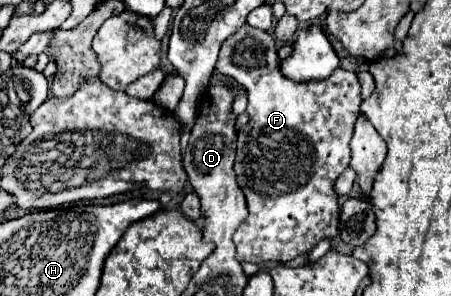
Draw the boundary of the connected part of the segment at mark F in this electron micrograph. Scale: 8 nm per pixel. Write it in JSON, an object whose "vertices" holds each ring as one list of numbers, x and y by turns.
{"vertices":[[244,24,236,34,232,34,232,38,226,38,224,44,222,44,222,50,220,50,220,58,216,62,216,70,220,74,228,74,232,76,238,84,242,84,248,92,248,114,250,114,250,122,238,132,238,148,236,148,236,164,234,164,234,170,236,170,236,176,238,176,238,184,242,188,242,192,246,194,246,200,248,200,248,218,236,228,236,234,234,234,234,244,236,244,236,258,240,262,254,262,254,264,260,264,260,262,268,262,268,260,274,260,274,262,288,262,292,258,296,258,298,254,306,254,308,250,312,250,312,246,316,246,316,242,320,242,322,238,334,238,336,236,336,228,338,228,338,196,334,194,334,182,336,178,344,172,344,168,350,164,350,138,352,138,352,132,354,132,354,122,356,118,360,116,360,104,362,104,362,94,360,94,360,82,356,78,354,72,348,72,348,70,342,70,342,68,336,68,332,72,330,78,326,80,312,80,312,82,292,82,290,78,286,78,280,70,280,60,278,60,278,54,276,54,276,42,274,38,264,32,264,30,258,30,258,28,250,28,248,24]]}

